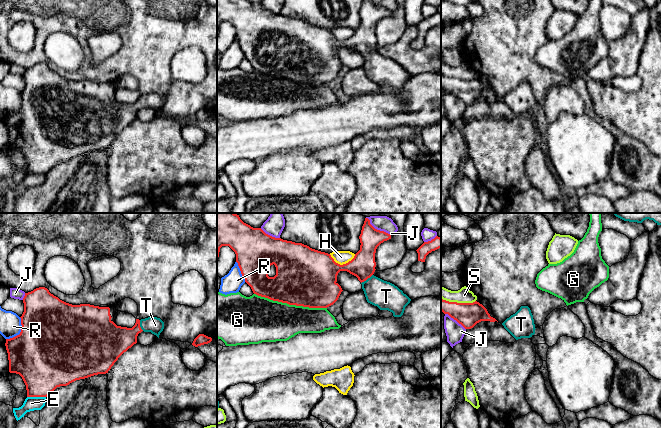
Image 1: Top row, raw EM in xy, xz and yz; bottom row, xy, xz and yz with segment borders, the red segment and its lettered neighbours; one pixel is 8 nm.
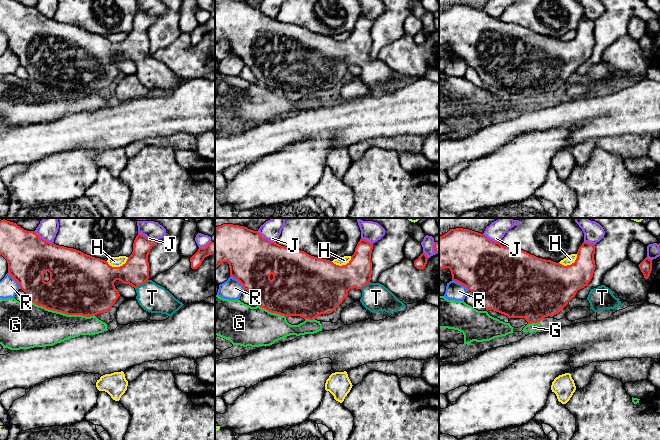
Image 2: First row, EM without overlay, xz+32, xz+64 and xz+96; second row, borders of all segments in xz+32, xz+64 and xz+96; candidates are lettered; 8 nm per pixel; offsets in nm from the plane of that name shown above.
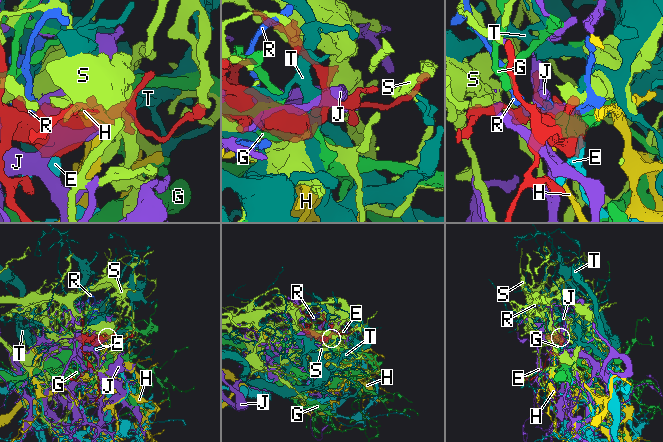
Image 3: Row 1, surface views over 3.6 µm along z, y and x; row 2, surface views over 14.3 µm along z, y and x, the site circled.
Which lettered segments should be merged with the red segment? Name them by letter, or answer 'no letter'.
T

